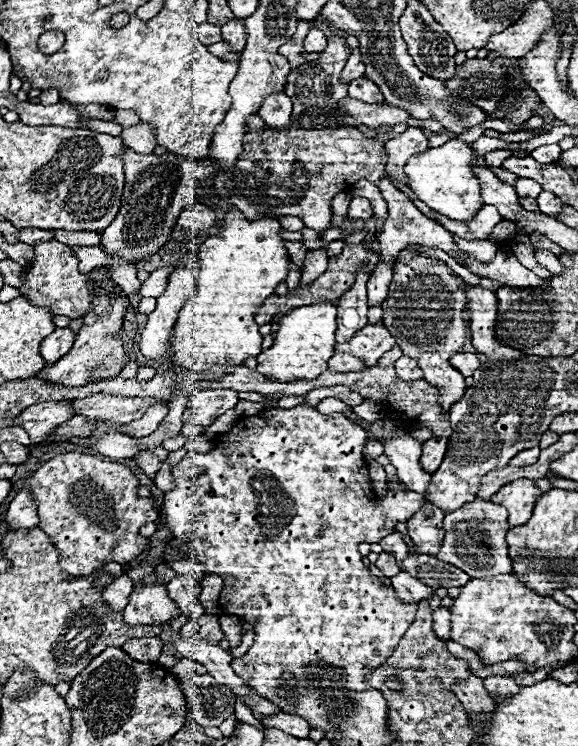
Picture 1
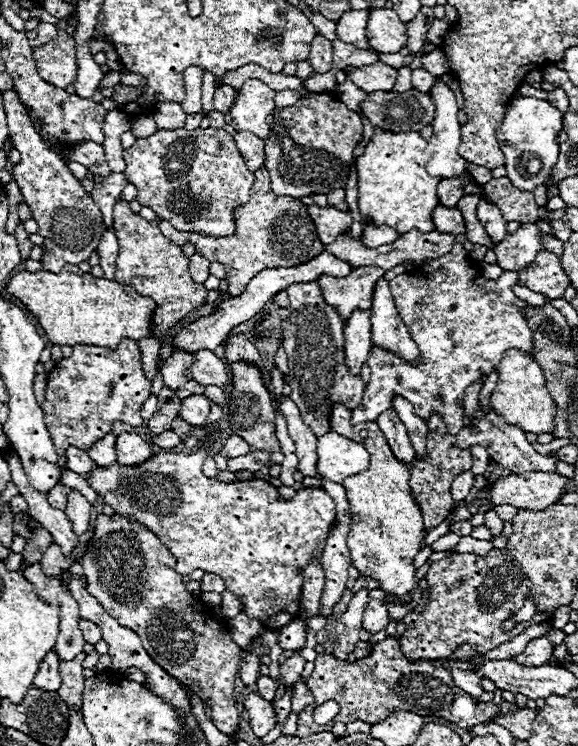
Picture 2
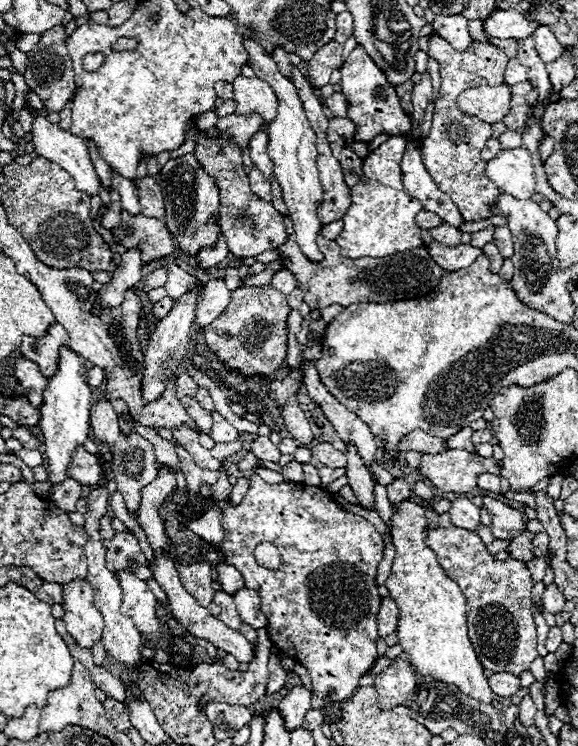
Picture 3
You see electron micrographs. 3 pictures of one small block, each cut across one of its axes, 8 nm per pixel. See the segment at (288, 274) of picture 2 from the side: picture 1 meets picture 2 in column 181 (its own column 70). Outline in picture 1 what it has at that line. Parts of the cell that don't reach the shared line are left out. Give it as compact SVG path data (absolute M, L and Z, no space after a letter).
M56 328L50 336L42 340L40 354L46 360L46 364L52 364L58 362L64 354L68 354L72 344L74 344L74 332L70 328Z

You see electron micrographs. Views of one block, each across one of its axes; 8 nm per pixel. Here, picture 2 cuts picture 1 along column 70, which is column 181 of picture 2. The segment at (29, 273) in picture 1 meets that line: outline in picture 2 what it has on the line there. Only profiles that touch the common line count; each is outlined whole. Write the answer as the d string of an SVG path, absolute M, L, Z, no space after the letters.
M120 196L114 206L114 234L120 246L114 280L120 284L130 284L136 292L156 300L156 310L152 314L152 338L162 338L180 318L204 302L206 288L190 278L188 258L184 258L180 246L162 236L158 218L148 222L140 214L134 214L130 204Z

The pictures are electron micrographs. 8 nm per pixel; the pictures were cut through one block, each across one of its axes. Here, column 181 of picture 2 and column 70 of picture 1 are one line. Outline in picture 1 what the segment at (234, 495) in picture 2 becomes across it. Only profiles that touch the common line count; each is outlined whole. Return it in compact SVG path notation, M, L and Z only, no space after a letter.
M78 452L58 454L52 460L44 462L26 480L24 486L28 486L36 498L38 516L40 516L38 528L42 528L56 544L60 552L60 564L72 576L90 574L92 570L104 566L106 562L128 564L148 548L148 538L142 538L138 534L138 528L144 526L146 522L154 522L158 514L154 512L154 504L150 498L138 498L136 494L140 486L138 478L126 466L118 462L104 462L90 454L78 454Z

